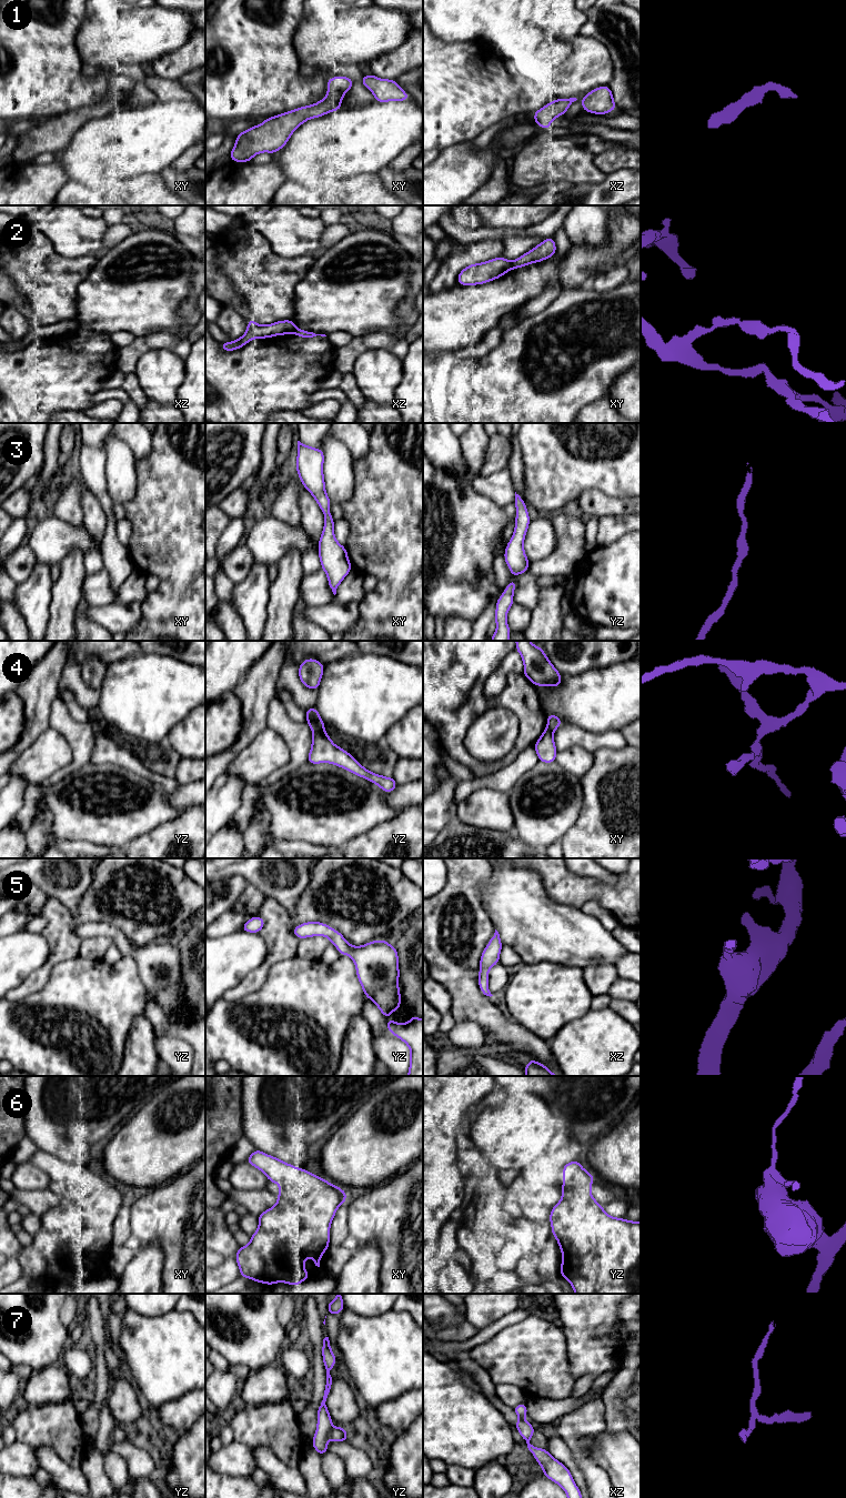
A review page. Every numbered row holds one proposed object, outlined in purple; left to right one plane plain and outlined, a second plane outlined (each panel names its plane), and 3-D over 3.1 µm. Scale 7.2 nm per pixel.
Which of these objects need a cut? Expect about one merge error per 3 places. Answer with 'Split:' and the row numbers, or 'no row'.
Split: 2, 4, 7

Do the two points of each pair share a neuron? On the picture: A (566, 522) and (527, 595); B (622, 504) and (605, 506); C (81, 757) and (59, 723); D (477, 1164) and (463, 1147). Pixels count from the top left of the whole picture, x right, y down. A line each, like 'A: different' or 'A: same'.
A: same
B: same
C: same
D: same

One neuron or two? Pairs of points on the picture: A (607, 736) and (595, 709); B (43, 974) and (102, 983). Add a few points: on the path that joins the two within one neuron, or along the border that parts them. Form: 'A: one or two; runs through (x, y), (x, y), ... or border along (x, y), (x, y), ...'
A: two; border along (580, 726), (594, 733), (620, 731)
B: two; border along (71, 959), (59, 962), (47, 982), (32, 994)

